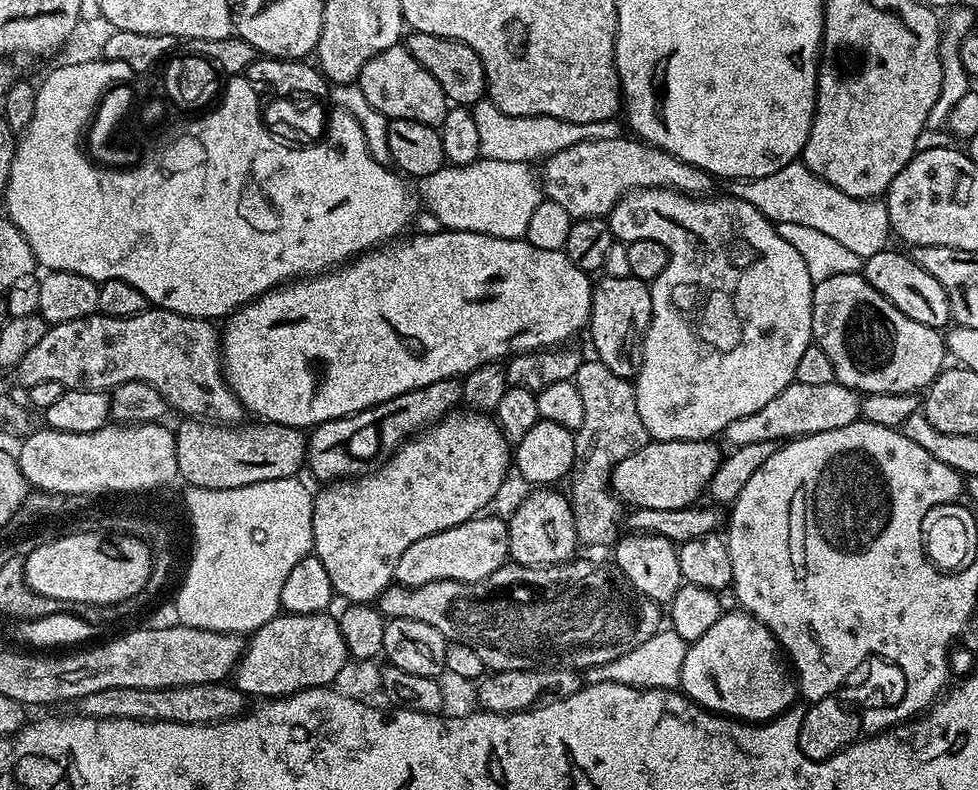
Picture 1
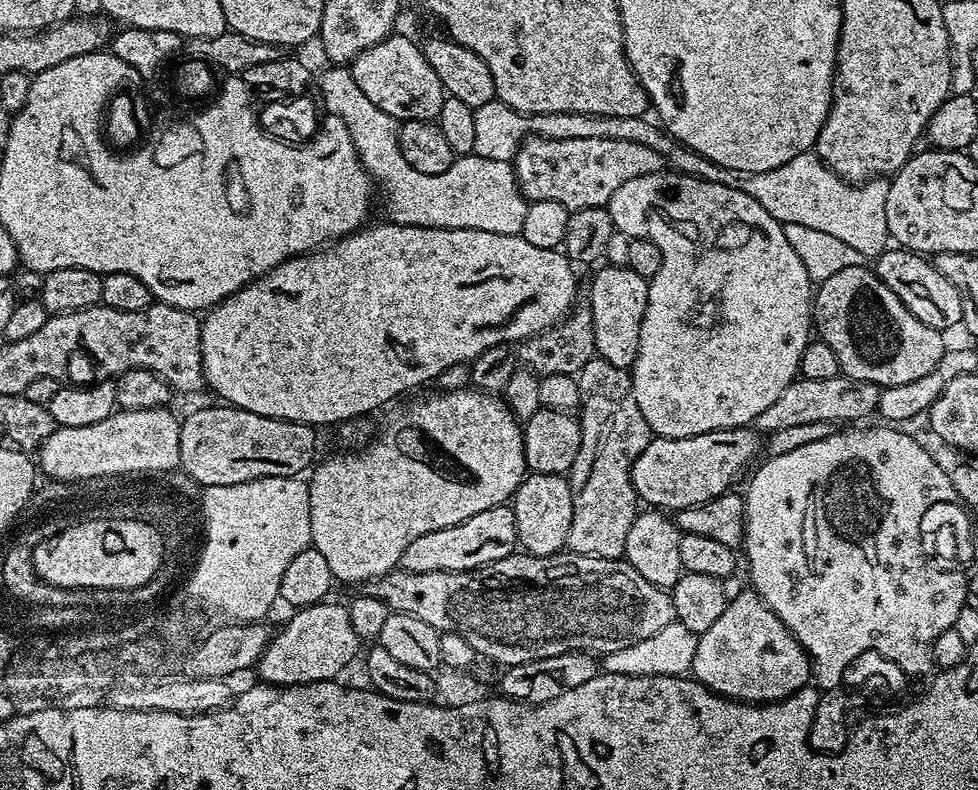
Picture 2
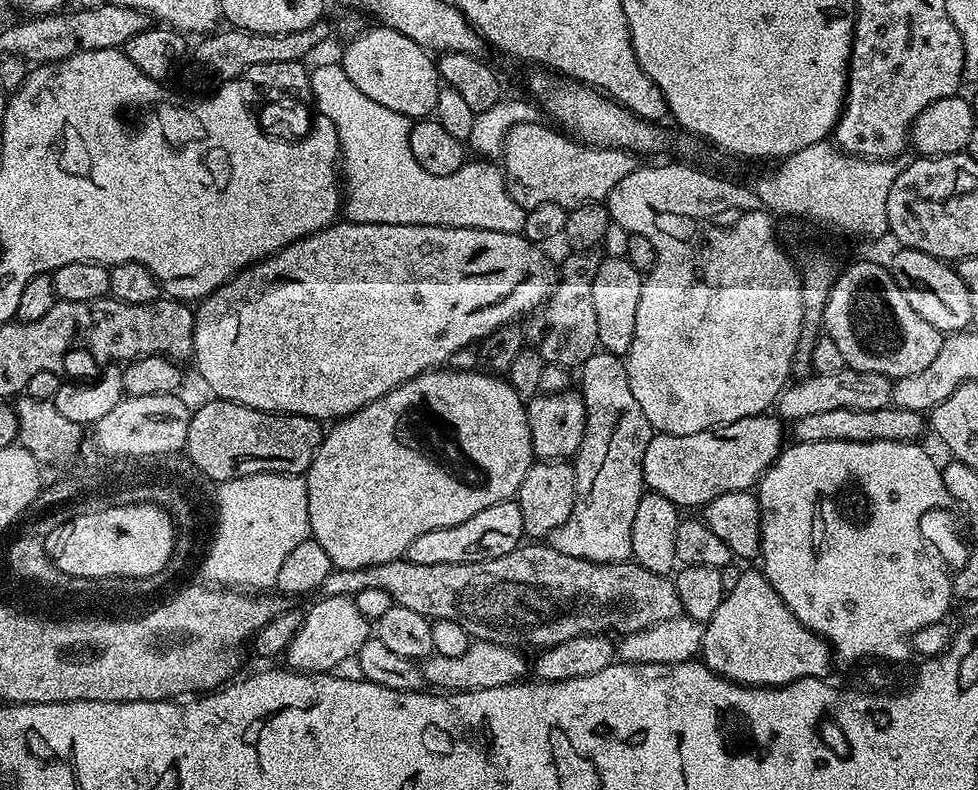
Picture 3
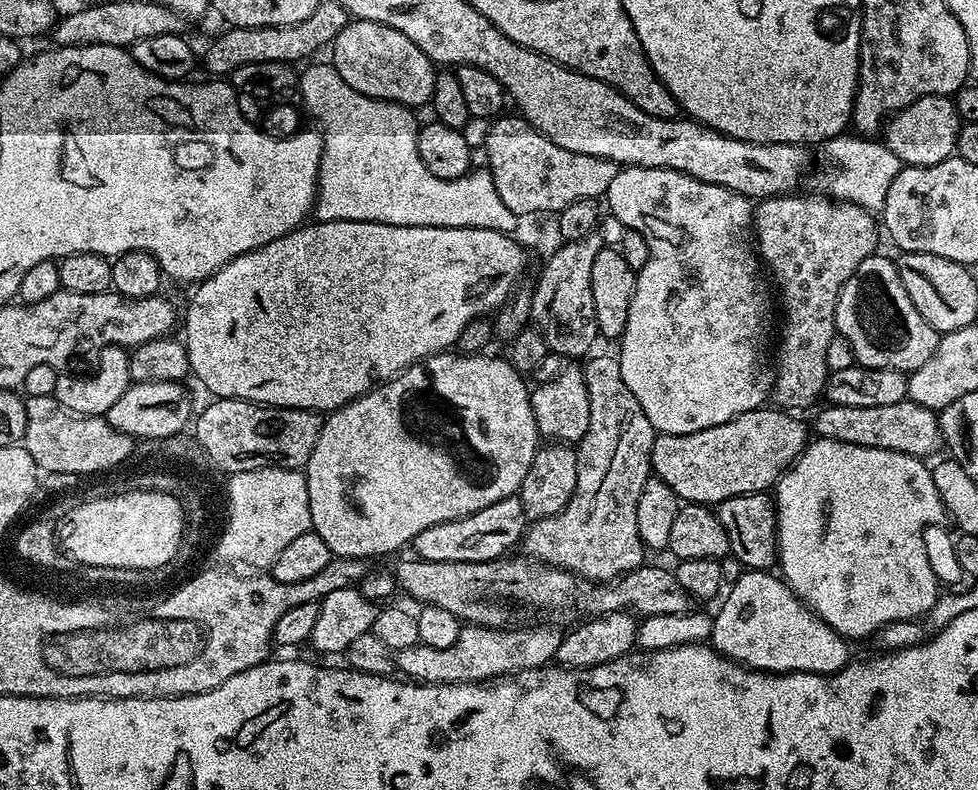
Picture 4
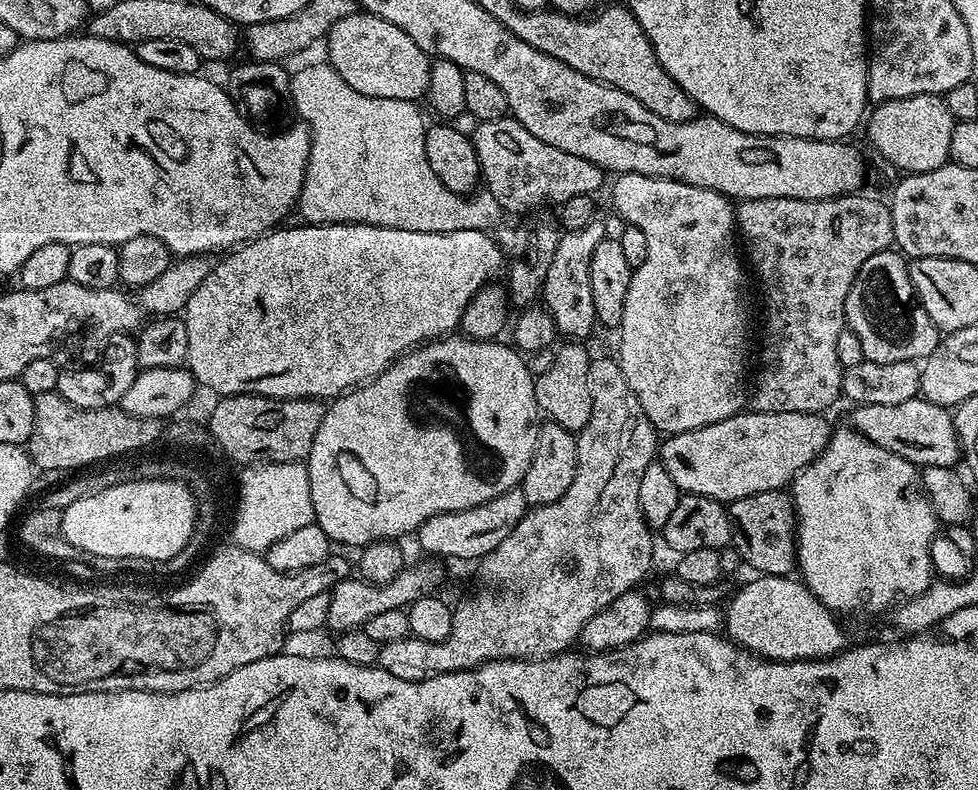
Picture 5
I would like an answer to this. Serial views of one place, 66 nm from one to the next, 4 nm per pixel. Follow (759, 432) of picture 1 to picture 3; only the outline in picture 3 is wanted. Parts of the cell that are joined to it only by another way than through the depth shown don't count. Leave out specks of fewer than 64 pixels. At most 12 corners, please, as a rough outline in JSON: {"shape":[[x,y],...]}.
{"shape":[[845,370],[789,383],[774,408],[791,422],[818,410],[882,410],[890,376]]}

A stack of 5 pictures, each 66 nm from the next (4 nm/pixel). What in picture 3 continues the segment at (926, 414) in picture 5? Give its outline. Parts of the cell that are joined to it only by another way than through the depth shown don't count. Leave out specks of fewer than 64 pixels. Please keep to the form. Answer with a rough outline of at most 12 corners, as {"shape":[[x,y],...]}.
{"shape":[[818,410],[791,421],[797,444],[912,442],[914,410]]}

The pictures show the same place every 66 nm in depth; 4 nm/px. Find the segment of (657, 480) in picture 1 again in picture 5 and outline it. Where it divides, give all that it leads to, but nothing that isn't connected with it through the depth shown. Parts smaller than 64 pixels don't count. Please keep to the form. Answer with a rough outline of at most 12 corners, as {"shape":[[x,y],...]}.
{"shape":[[741,410],[674,432],[658,462],[690,496],[791,485],[828,446],[815,412]]}

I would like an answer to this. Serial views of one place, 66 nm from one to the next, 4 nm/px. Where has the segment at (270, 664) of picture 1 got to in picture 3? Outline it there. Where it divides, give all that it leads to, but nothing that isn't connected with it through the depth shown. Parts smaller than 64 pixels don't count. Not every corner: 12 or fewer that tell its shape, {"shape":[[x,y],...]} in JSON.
{"shape":[[324,596],[290,642],[293,672],[331,673],[362,650],[370,621]]}

